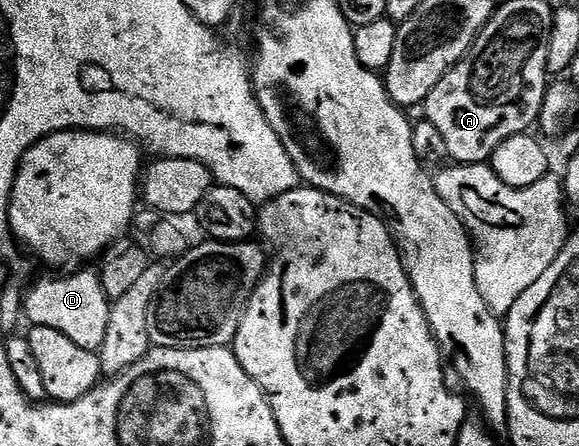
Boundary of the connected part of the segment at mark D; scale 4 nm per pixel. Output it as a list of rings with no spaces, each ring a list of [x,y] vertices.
[[[72,270],[67,274],[56,274],[53,280],[38,281],[24,296],[24,316],[29,325],[58,330],[58,334],[66,334],[70,342],[82,346],[82,350],[99,353],[102,342],[106,342],[112,304],[104,293],[99,271],[80,271],[84,270]]]

